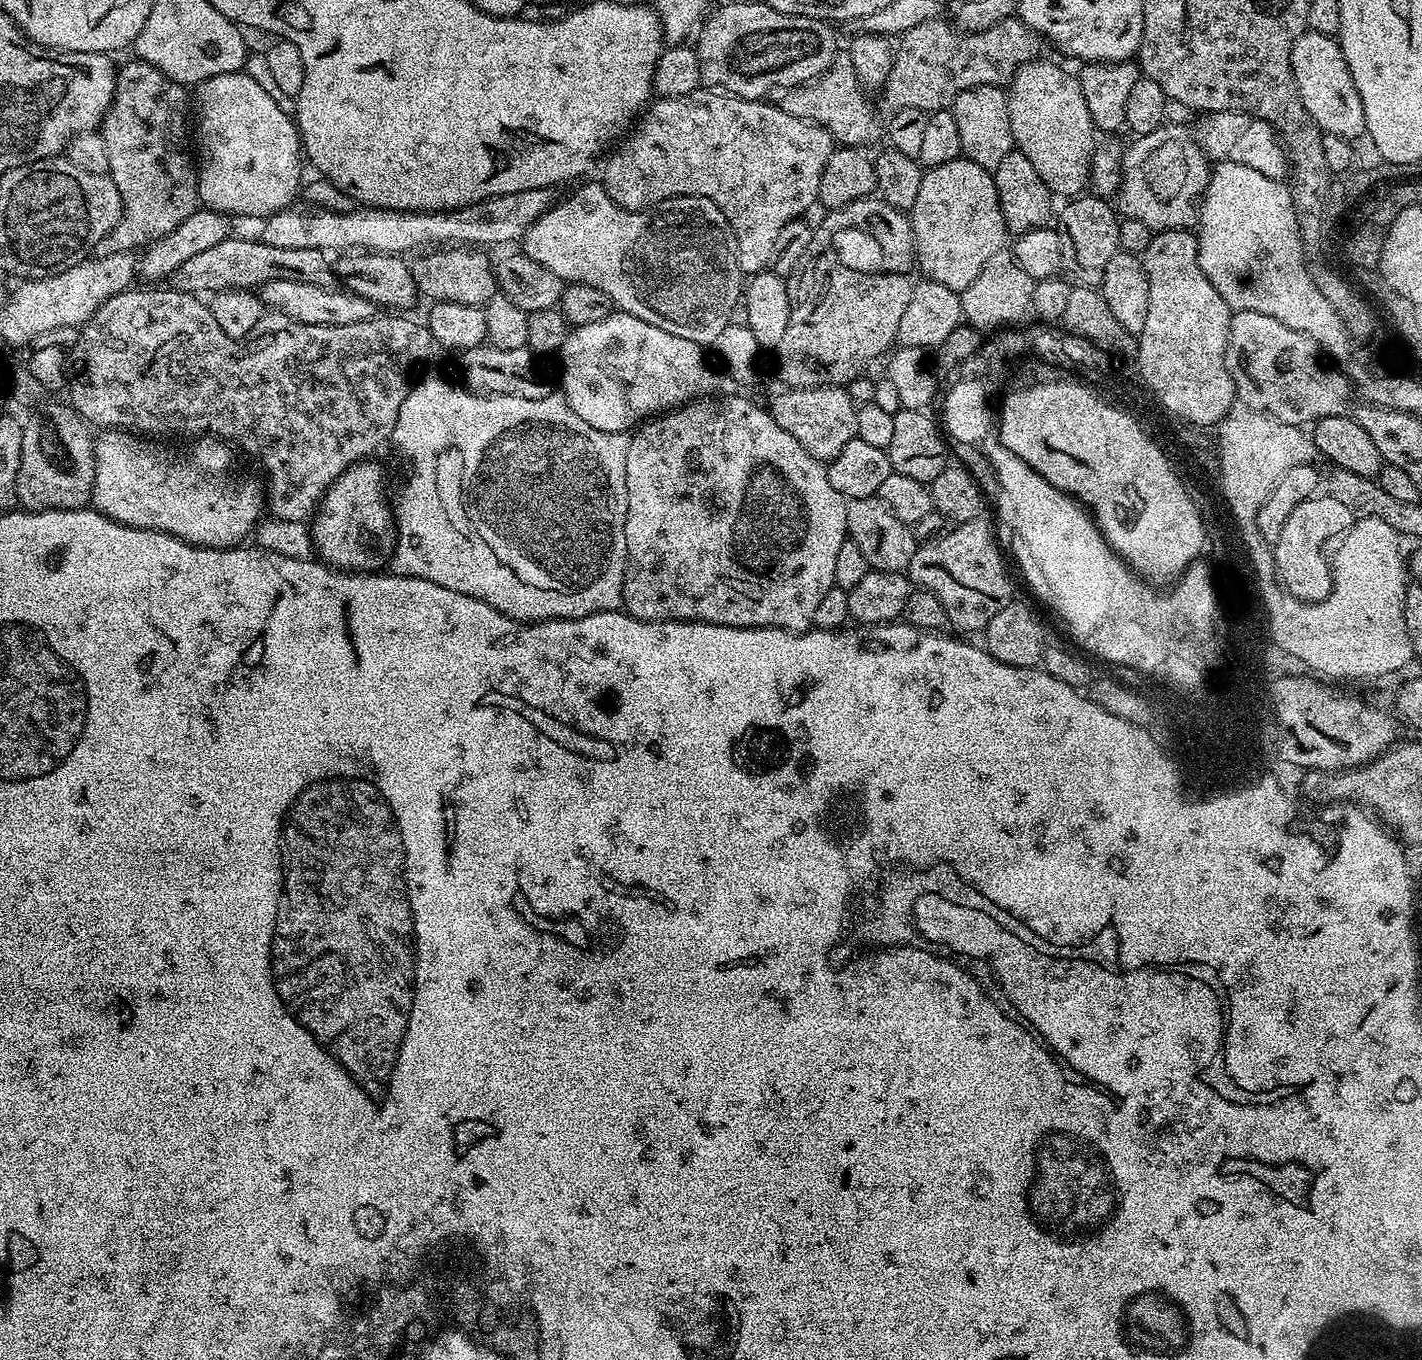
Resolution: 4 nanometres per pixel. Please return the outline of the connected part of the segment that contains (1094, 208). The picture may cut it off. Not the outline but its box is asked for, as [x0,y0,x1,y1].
[1058,194,1120,286]

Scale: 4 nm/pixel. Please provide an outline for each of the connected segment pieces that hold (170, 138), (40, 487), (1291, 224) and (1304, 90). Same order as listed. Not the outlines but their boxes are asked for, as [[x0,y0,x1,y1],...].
[[93,59,200,257],[16,403,96,512],[1198,162,1332,337],[1292,30,1367,142]]

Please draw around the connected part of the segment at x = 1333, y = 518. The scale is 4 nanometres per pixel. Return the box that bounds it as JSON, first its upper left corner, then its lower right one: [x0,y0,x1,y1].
[1272,494,1354,603]

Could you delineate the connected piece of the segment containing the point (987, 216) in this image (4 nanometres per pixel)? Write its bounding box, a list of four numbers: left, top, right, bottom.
[910,158,1006,290]

